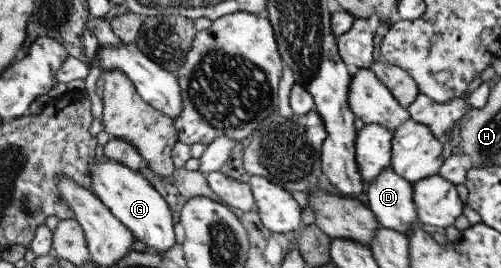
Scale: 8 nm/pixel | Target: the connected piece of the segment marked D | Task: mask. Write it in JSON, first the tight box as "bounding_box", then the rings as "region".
{"bounding_box":[366,167,416,238],"region":[[[389,167],[366,186],[366,207],[382,227],[396,230],[408,238],[412,234],[409,223],[416,222],[411,191],[411,183],[397,176]]]}

